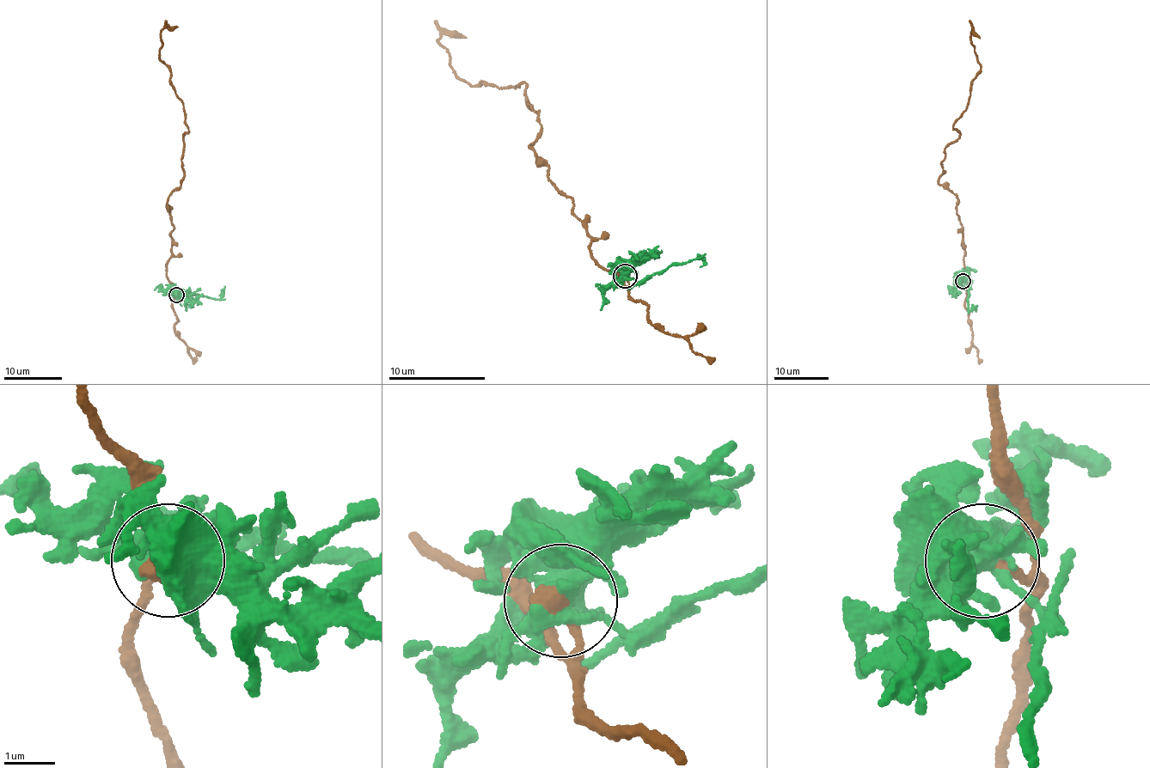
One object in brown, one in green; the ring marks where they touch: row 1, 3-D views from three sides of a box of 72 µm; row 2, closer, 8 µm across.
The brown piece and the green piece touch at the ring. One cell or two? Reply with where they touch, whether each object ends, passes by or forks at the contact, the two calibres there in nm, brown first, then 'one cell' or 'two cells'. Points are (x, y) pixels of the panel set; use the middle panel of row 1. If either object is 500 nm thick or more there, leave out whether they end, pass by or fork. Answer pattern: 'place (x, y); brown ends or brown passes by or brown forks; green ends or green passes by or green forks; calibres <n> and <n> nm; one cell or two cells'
place (625, 276); brown ends; green forks; calibres 380 and 440 nm; two cells

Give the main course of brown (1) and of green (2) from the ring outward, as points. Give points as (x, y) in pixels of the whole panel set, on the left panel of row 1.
1: (175, 295), (166, 276), (174, 227), (168, 204), (180, 186), (189, 128), (159, 48), (161, 33), (177, 27)
2: (175, 295), (201, 295), (220, 299), (224, 285)

